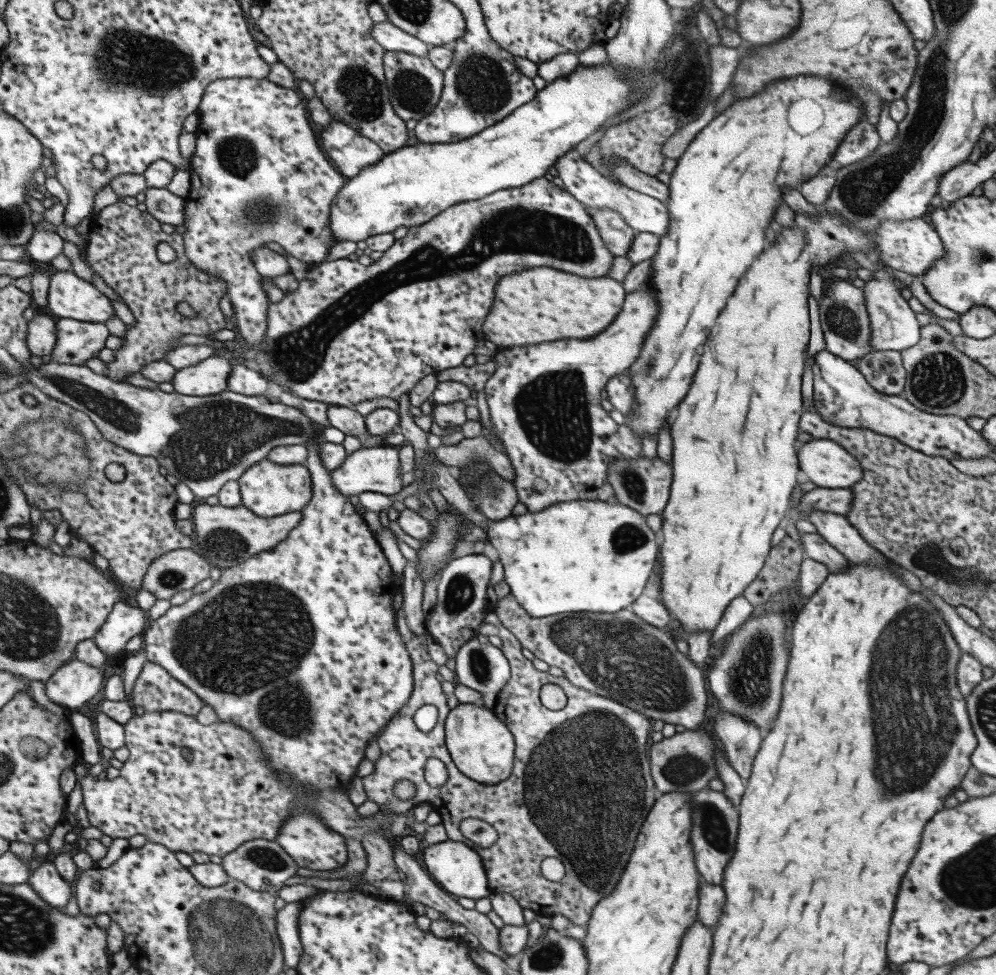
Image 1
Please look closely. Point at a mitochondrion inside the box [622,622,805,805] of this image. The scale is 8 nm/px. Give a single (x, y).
(749, 674)

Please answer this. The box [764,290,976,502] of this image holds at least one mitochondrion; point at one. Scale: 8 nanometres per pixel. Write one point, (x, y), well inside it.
(938, 381)

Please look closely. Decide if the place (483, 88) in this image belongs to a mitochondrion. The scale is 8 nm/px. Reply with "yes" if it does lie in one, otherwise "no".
yes

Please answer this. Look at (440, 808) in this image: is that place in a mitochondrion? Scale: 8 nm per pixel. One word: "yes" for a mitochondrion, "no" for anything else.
no

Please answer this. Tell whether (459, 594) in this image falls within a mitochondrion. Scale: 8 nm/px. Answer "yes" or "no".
yes

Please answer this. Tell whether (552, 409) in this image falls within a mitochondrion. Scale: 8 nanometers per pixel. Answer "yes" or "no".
yes

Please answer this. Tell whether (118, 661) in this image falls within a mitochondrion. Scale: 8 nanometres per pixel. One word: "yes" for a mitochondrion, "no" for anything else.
no

